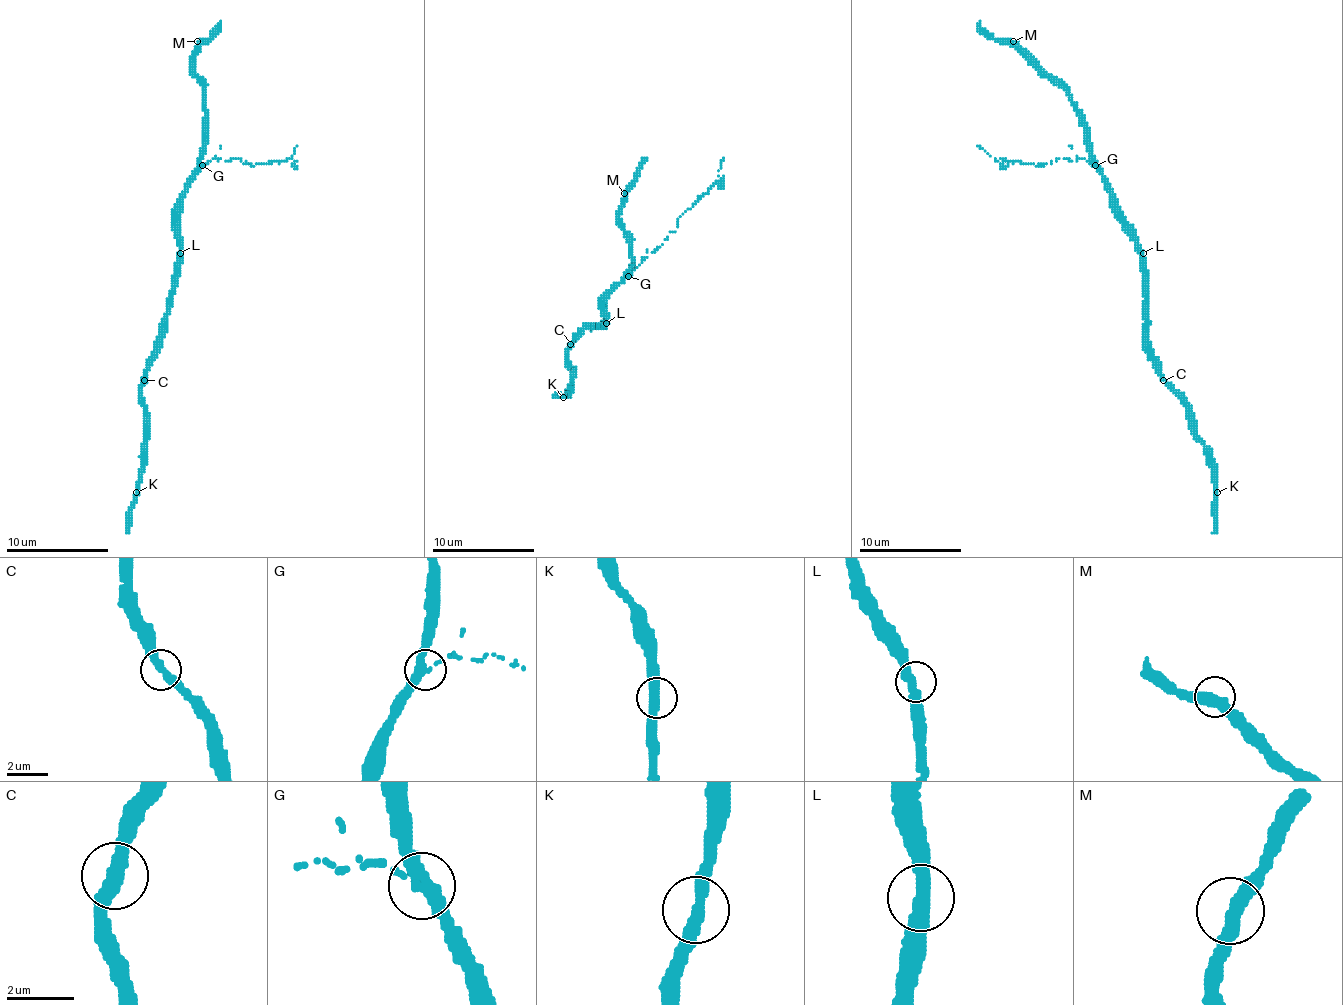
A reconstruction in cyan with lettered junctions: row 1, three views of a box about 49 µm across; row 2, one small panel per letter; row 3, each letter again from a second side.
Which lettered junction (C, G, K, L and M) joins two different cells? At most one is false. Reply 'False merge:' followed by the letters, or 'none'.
False merge: G

